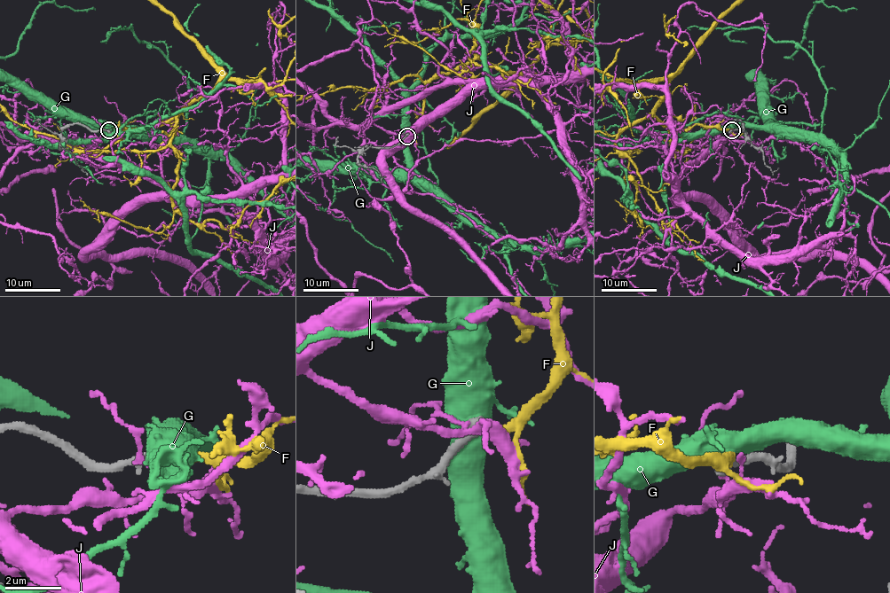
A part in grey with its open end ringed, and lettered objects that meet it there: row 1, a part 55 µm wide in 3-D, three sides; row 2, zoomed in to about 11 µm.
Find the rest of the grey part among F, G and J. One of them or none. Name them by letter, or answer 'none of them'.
F

